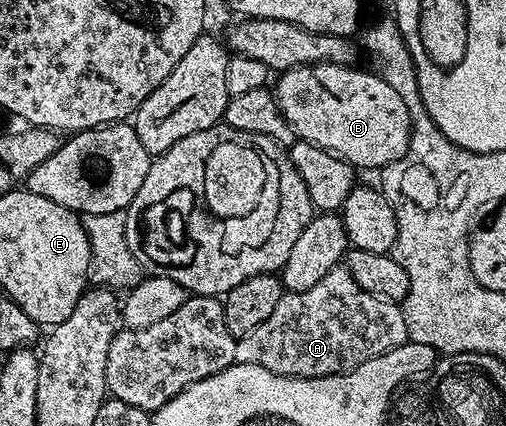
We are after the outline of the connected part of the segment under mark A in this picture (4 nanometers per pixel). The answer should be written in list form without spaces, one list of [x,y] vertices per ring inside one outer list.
[[[338,267],[327,271],[327,275],[323,275],[323,279],[319,279],[319,283],[308,291],[282,292],[279,304],[268,319],[263,319],[255,331],[237,338],[235,362],[255,363],[259,367],[267,367],[267,371],[275,371],[275,375],[322,377],[346,373],[349,369],[359,367],[359,363],[367,363],[367,359],[408,341],[409,332],[402,306],[396,301],[384,301],[373,293],[363,291],[363,287],[351,279],[348,269]]]

